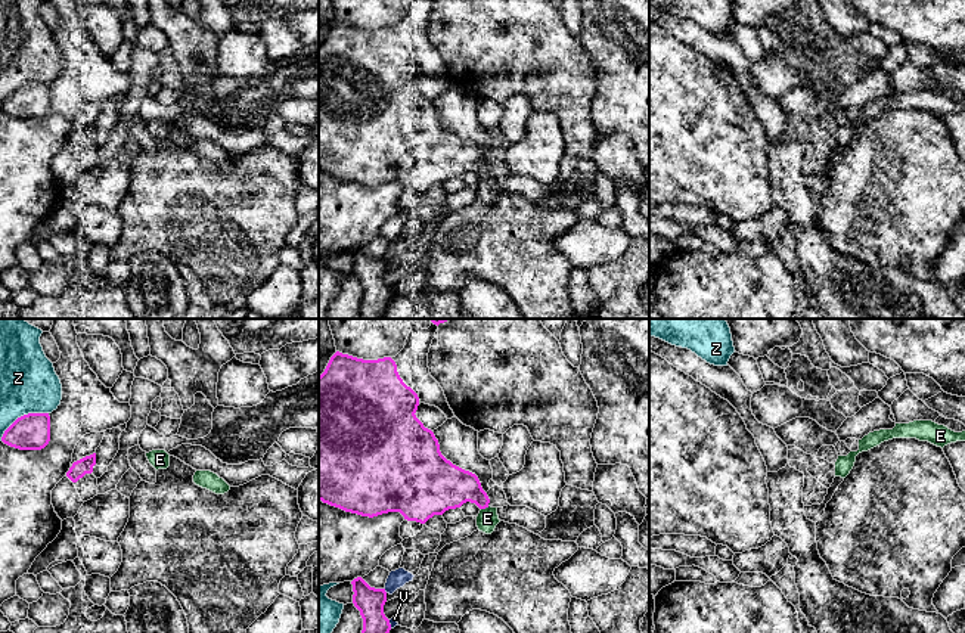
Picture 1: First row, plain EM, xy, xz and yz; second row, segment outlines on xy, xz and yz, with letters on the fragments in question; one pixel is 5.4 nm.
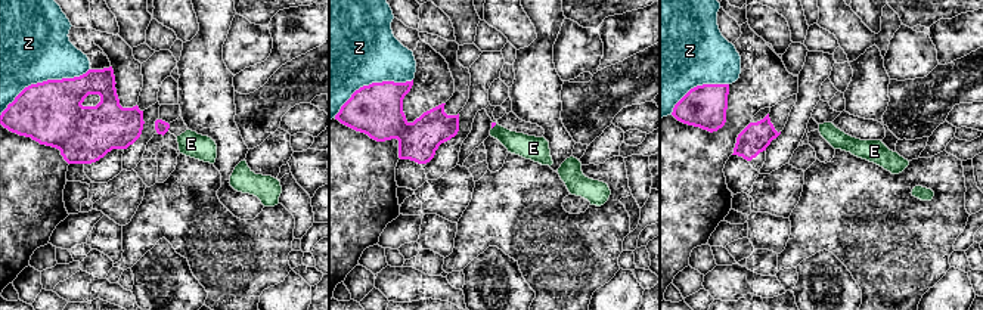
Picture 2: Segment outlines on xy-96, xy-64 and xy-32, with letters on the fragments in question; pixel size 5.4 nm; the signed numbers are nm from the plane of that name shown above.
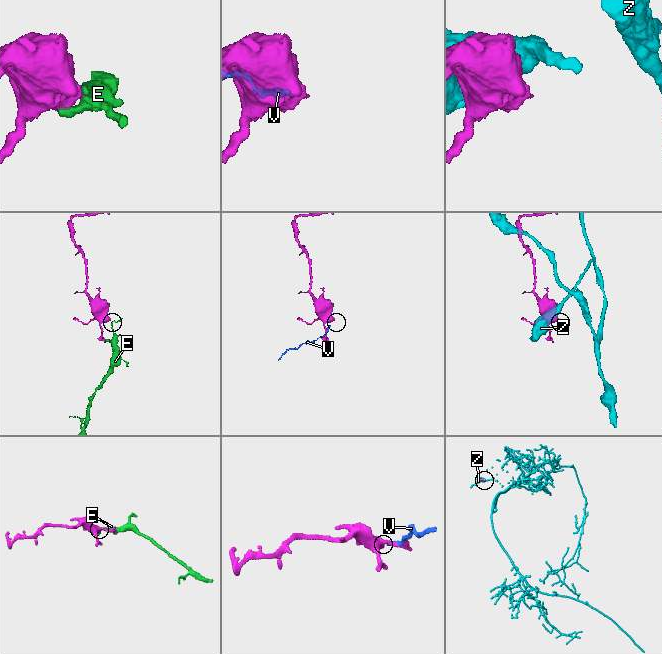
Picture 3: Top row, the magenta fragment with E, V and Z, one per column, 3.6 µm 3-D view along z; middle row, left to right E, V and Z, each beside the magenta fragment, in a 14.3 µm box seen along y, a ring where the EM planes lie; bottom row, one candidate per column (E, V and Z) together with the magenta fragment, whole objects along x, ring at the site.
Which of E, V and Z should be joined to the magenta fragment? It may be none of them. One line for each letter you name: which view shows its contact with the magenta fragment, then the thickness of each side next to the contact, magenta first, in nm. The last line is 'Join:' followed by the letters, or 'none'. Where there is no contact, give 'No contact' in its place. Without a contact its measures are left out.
Join: none

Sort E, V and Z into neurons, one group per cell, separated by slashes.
E / V / Z

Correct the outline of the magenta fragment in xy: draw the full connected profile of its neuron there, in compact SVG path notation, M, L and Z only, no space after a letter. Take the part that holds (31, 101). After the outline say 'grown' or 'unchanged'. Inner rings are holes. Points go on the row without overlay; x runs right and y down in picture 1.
M28 83L18 87L3 103L1 111L19 120L41 120L50 111L49 83Z; unchanged

